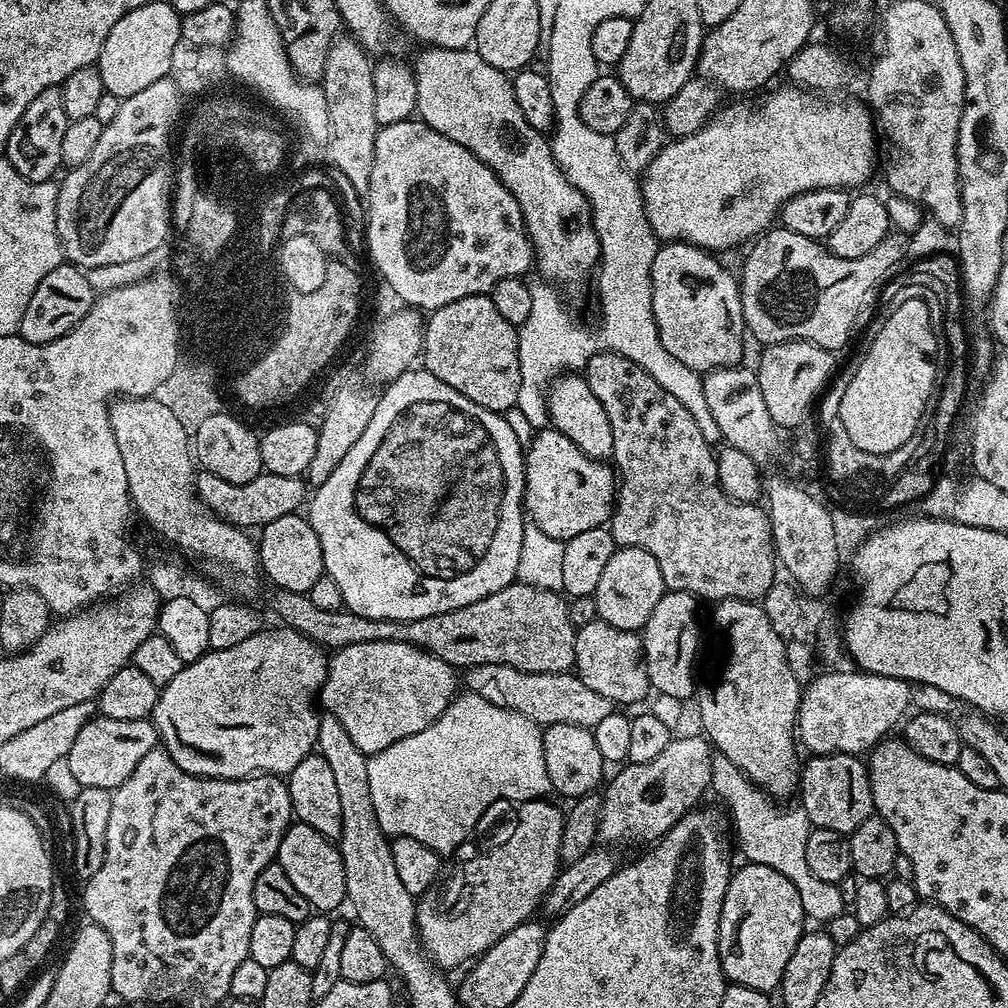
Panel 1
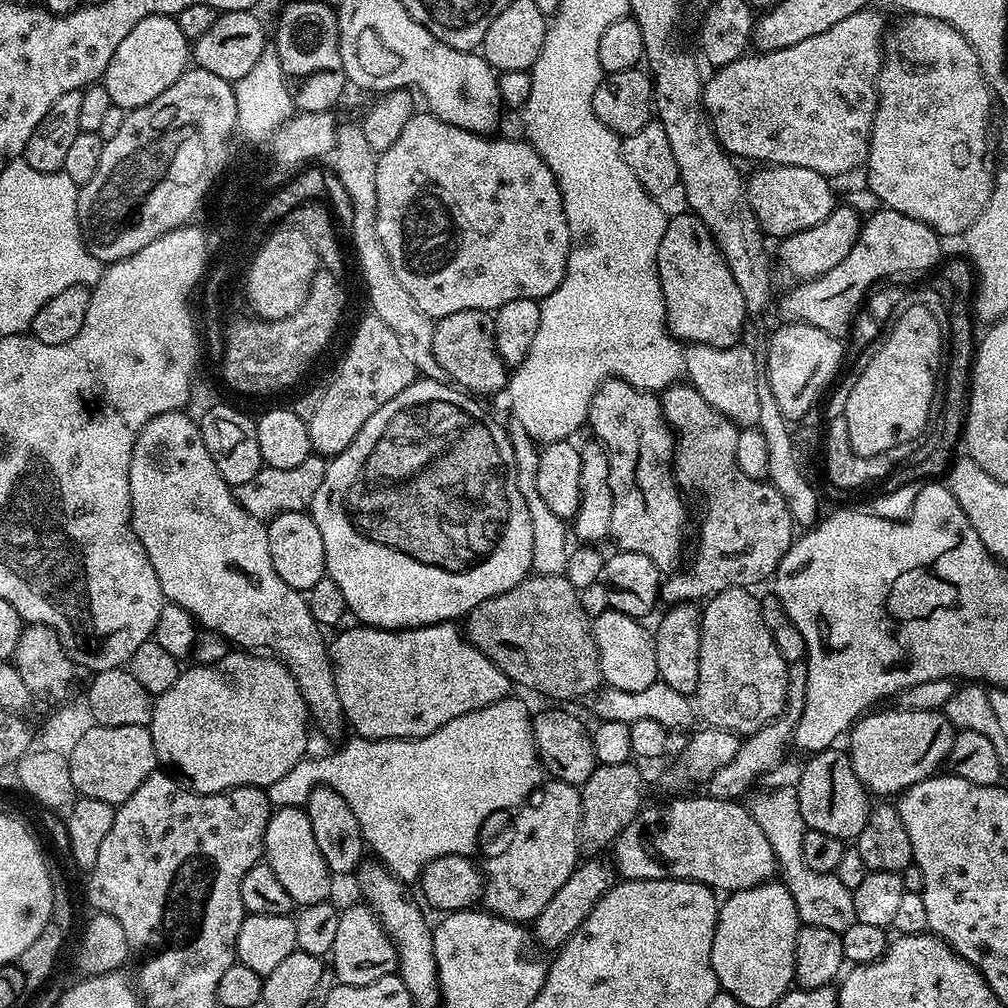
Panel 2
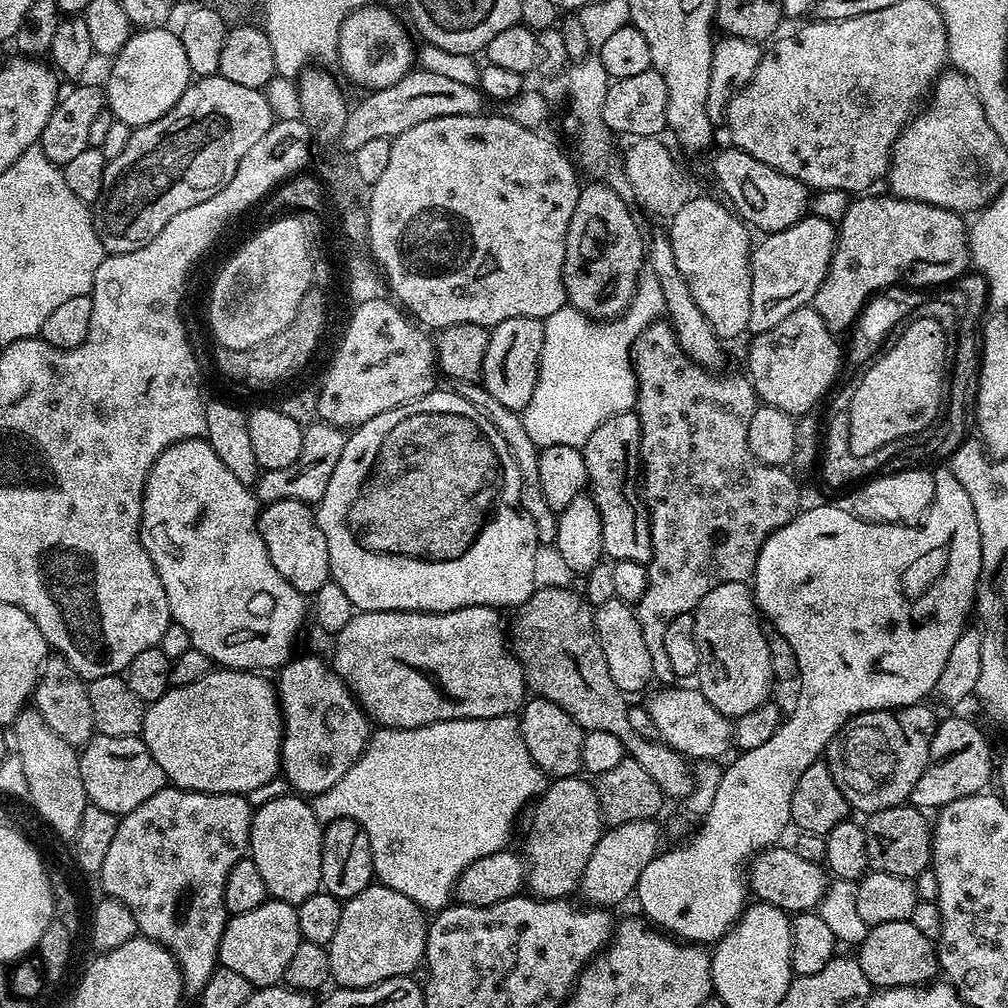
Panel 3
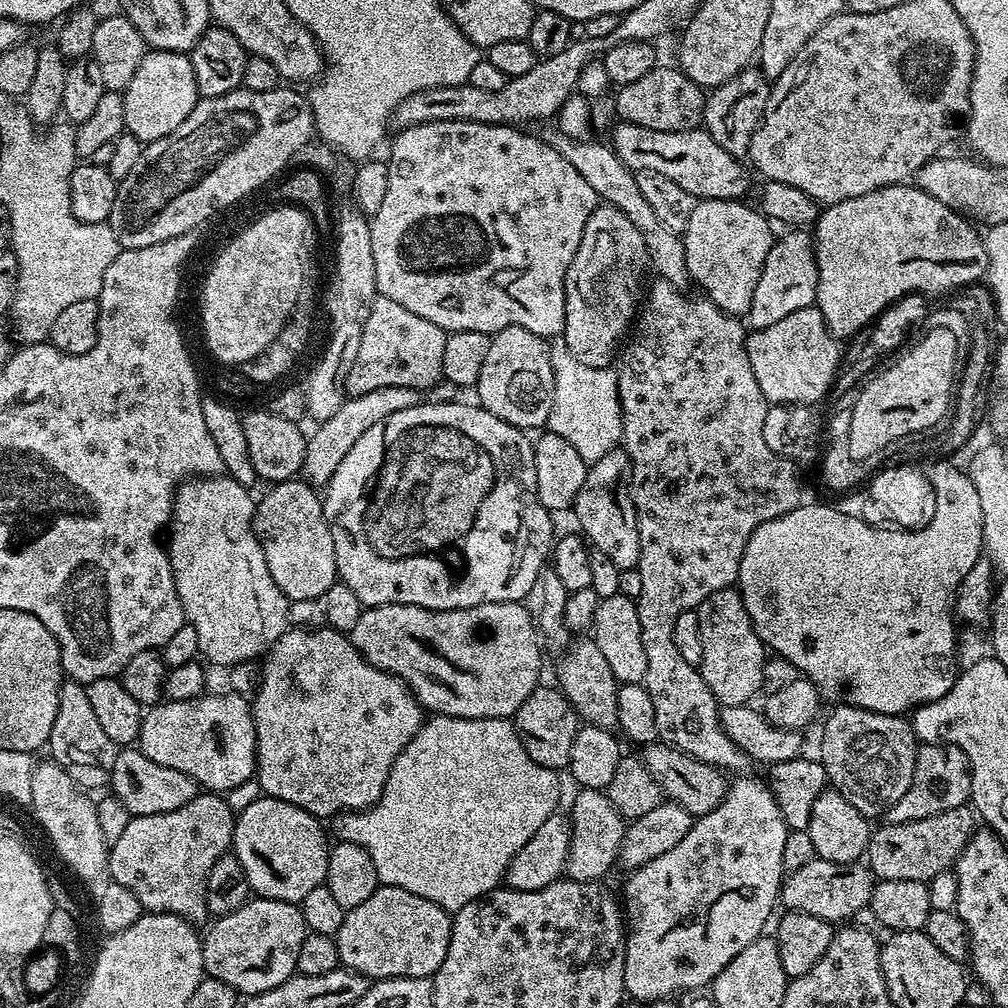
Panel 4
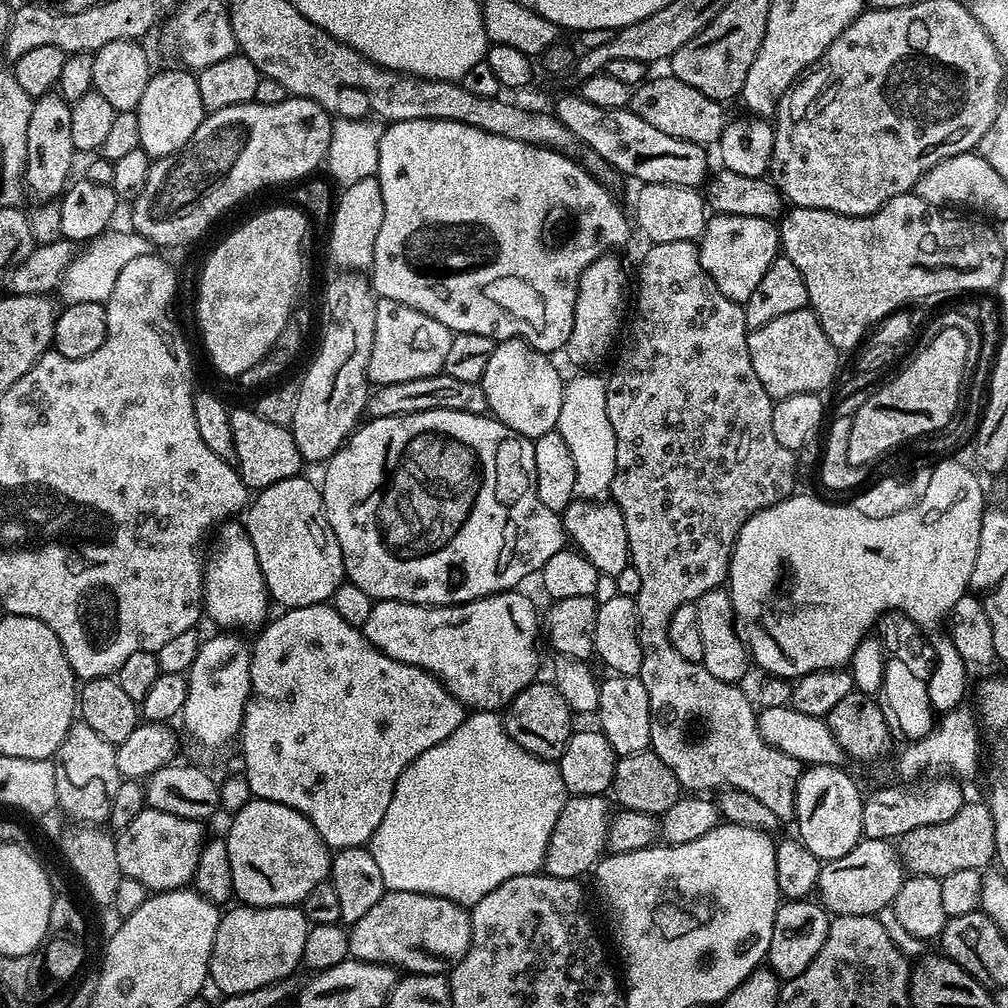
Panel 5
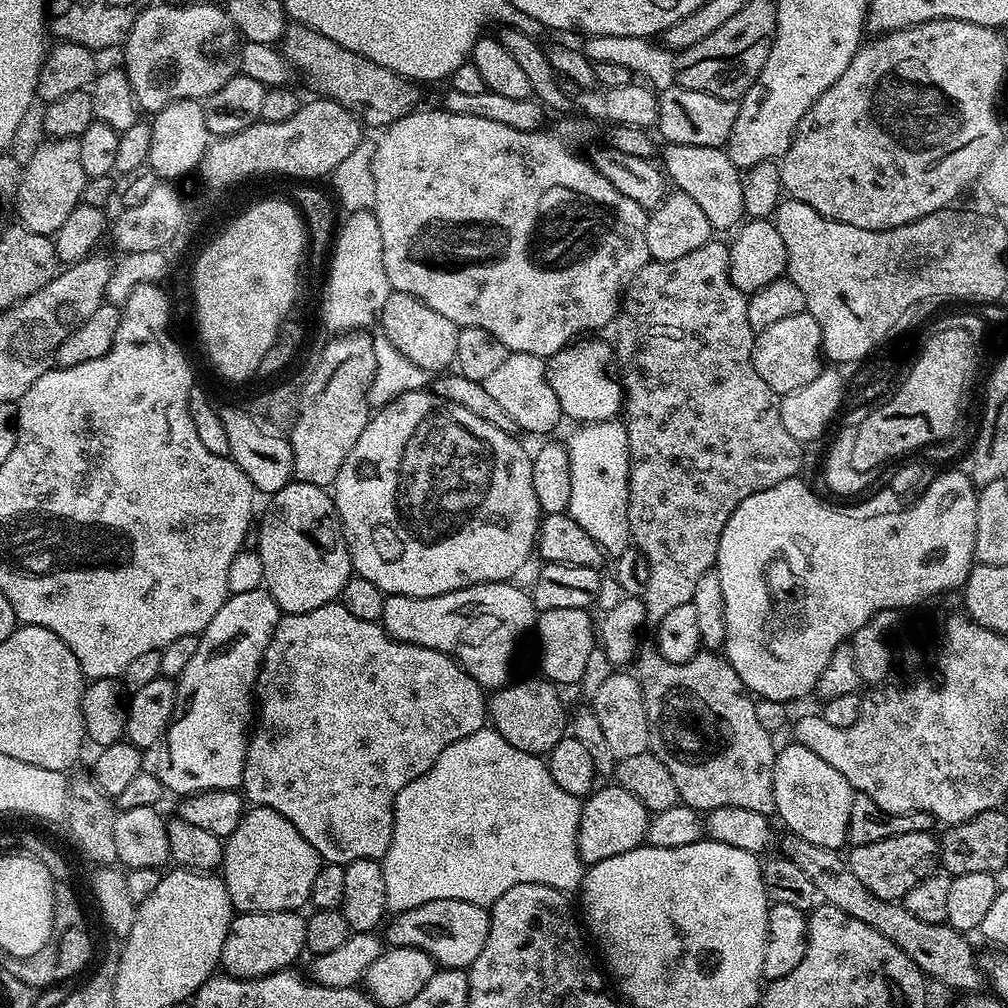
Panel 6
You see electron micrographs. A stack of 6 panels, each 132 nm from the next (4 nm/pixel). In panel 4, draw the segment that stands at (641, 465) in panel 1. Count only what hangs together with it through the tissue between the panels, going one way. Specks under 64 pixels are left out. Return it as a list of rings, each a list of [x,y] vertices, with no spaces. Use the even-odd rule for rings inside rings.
[[[617,446],[602,454],[588,465],[586,482],[578,490],[574,505],[579,531],[586,537],[592,548],[602,550],[608,563],[621,570],[635,568],[640,562],[640,539],[638,538],[638,518],[632,494],[628,491],[628,458],[623,447]]]

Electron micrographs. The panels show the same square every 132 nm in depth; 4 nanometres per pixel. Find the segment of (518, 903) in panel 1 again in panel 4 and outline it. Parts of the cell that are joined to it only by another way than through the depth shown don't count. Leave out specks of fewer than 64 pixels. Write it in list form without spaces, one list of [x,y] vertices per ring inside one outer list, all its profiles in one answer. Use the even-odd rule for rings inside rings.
[[[580,788],[572,800],[570,811],[570,854],[566,858],[564,871],[567,879],[578,882],[603,881],[604,875],[617,863],[626,821],[614,810],[607,791],[599,788]]]

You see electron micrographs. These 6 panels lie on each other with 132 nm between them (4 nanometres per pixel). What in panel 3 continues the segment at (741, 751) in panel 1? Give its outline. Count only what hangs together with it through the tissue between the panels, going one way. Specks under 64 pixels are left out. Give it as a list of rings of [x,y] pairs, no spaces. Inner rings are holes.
[[[738,582],[714,586],[714,590],[698,602],[694,615],[696,641],[700,647],[698,687],[706,702],[729,718],[750,714],[750,710],[765,704],[774,677],[770,670],[770,650],[766,646],[764,624],[753,589],[747,583]]]

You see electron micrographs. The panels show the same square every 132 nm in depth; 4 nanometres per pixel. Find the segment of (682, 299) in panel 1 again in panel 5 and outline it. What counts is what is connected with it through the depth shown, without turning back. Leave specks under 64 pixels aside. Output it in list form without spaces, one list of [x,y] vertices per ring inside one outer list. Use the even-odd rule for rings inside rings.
[[[713,215],[703,236],[698,241],[700,265],[710,278],[714,278],[714,286],[726,294],[726,298],[743,302],[758,290],[758,282],[770,270],[776,261],[780,248],[780,233],[772,220],[763,220],[757,216]]]

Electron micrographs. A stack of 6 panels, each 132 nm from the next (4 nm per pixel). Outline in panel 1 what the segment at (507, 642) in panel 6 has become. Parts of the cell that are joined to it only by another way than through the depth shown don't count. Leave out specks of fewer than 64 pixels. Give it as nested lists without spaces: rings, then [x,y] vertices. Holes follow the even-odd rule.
[[[358,642],[354,646],[339,649],[328,661],[328,674],[324,677],[322,700],[328,703],[327,711],[338,722],[342,722],[346,734],[350,734],[350,742],[358,746],[364,755],[369,757],[378,750],[386,750],[394,746],[394,742],[402,742],[402,738],[410,738],[410,734],[418,734],[433,724],[446,710],[446,706],[458,695],[458,672],[451,664],[442,662],[434,654],[421,648],[415,648],[406,642]]]

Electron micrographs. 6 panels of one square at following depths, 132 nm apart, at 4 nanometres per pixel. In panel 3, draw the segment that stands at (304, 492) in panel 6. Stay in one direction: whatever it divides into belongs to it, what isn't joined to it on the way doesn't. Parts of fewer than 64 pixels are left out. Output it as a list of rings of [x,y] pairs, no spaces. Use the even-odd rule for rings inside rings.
[[[283,500],[263,505],[258,512],[258,527],[262,542],[266,542],[266,554],[274,562],[274,570],[294,586],[294,590],[315,594],[330,579],[330,558],[326,538],[316,521],[315,511],[297,500]]]

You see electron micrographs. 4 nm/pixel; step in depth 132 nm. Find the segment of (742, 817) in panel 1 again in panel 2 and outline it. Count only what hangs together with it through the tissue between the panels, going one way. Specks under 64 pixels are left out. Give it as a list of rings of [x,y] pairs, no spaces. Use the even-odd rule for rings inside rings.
[[[795,787],[772,788],[769,792],[758,793],[752,804],[750,803],[750,811],[754,822],[758,822],[758,827],[762,829],[762,834],[766,834],[766,842],[770,842],[774,850],[779,875],[794,898],[801,925],[822,926],[825,930],[839,933],[846,931],[856,922],[852,890],[842,886],[835,872],[818,874],[810,870],[810,866],[806,866],[806,858],[802,858],[802,838],[806,829],[802,810],[798,810],[798,794]]]

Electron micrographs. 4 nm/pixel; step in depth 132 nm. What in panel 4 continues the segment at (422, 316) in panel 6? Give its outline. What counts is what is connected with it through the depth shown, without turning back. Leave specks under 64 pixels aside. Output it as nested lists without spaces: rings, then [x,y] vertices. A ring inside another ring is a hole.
[[[377,295],[370,306],[370,318],[362,326],[362,342],[358,342],[358,358],[348,371],[347,391],[353,396],[386,386],[432,388],[442,380],[442,349],[446,346],[444,329],[410,314],[406,306],[390,302],[390,298]]]

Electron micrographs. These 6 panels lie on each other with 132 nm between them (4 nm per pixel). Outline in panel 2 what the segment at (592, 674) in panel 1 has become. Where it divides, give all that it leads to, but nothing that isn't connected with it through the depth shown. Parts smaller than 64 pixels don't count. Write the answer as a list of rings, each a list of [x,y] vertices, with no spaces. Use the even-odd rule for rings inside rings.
[[[606,611],[592,620],[592,637],[598,650],[601,681],[609,688],[618,690],[646,690],[646,686],[657,683],[658,662],[656,641],[653,633],[643,628],[635,616],[621,612]]]

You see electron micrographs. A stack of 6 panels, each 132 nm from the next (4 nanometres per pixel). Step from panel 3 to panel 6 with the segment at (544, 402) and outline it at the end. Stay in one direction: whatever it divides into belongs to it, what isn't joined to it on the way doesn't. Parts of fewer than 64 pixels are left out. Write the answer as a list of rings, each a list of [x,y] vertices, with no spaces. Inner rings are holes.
[[[619,419],[580,424],[566,447],[570,454],[570,502],[568,515],[594,538],[601,550],[615,554],[629,547],[628,535],[628,439]]]

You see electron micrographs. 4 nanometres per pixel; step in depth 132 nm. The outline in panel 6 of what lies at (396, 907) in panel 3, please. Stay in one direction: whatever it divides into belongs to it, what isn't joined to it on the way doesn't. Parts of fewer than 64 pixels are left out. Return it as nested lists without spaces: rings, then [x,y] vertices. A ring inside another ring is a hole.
[[[461,900],[426,902],[422,906],[414,906],[414,910],[397,912],[387,921],[387,943],[393,948],[422,950],[430,954],[441,969],[466,970],[474,958],[482,954],[482,946],[486,946],[486,938],[490,934],[489,915],[487,907]]]

